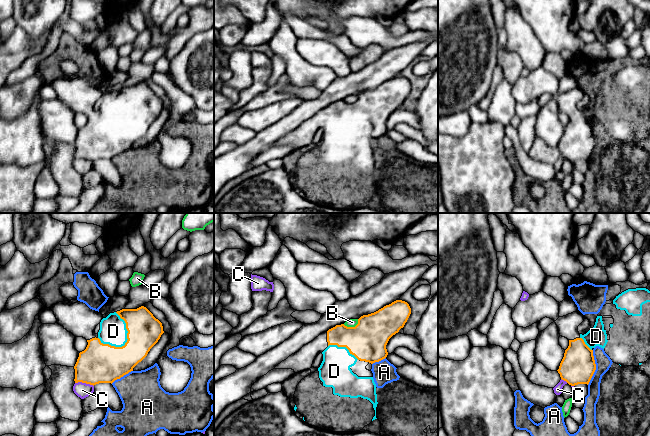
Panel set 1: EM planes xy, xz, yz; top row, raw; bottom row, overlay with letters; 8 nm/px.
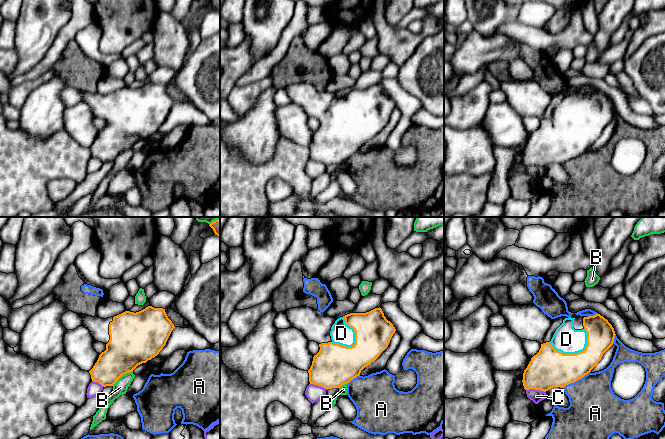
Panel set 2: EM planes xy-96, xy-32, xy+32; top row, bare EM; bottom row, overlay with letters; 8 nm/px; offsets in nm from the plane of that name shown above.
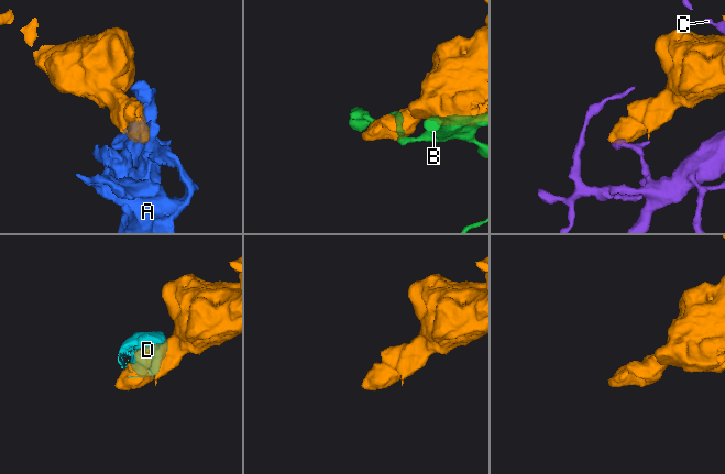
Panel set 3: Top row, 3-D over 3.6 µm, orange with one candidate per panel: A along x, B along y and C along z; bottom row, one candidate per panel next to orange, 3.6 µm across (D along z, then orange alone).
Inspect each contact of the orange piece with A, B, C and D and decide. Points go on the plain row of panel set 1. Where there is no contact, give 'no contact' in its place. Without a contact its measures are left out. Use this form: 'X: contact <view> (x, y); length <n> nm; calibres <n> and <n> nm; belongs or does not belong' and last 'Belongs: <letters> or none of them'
A: contact yz (595, 143); length 280 nm; calibres 280 and 130 nm; does not belong
B: contact xz (352, 103); length 130 nm; calibres 320 and 60 nm; does not belong
C: contact xy (84, 158); length 160 nm; calibres 320 and 120 nm; does not belong
D: contact xy (127, 106); length 300 nm; calibres 280 and 220 nm; does not belong
Belongs: none of them

